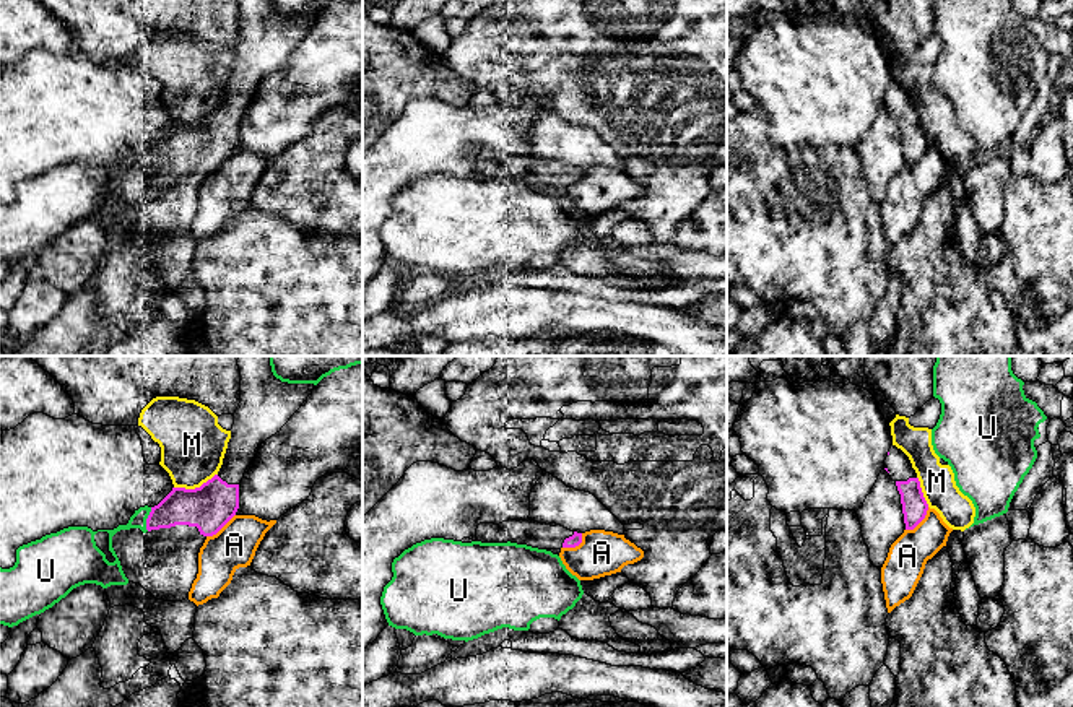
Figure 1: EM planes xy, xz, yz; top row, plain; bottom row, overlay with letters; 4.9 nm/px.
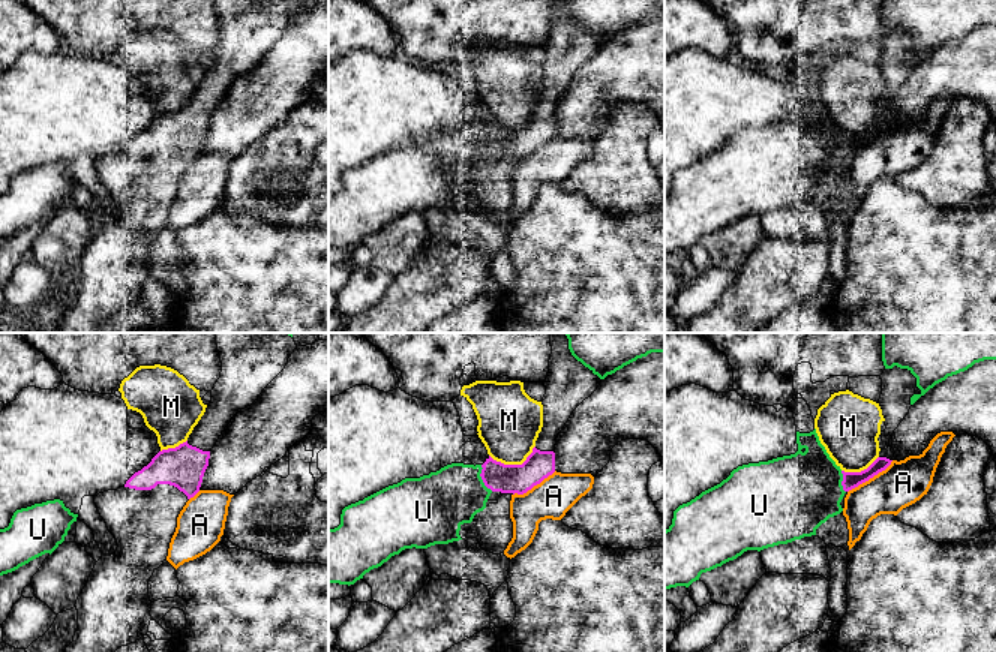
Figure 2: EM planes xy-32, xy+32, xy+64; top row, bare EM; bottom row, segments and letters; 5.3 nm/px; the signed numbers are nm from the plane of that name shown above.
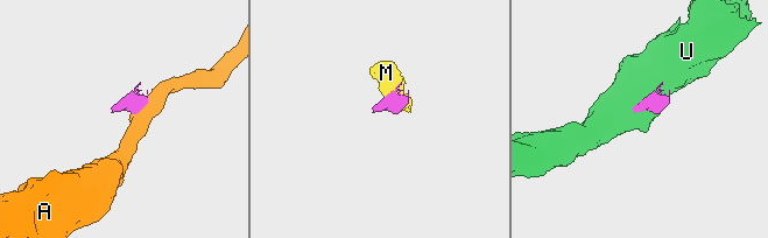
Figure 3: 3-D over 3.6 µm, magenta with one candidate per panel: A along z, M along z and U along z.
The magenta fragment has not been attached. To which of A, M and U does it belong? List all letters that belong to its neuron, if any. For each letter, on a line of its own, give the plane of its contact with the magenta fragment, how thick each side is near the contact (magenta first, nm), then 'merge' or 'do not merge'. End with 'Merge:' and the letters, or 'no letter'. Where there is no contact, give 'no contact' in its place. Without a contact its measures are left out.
A: yz | 130/190 nm | do not merge
M: xy | 220/320 nm | do not merge
U: xy | 190/80 nm | do not merge
Merge: no letter

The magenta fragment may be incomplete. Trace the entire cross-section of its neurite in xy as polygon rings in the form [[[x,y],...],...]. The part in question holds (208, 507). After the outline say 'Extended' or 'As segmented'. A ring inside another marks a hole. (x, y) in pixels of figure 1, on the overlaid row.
[[[239,356],[241,403],[234,413],[231,439],[219,471],[200,488],[172,491],[146,518],[146,533],[140,528],[120,530],[112,548],[128,582],[140,583],[156,600],[182,601],[189,598],[198,574],[198,553],[208,536],[216,535],[239,509],[239,484],[260,445],[281,431],[314,390],[314,384],[288,384],[272,372],[270,356]]]. Extended

